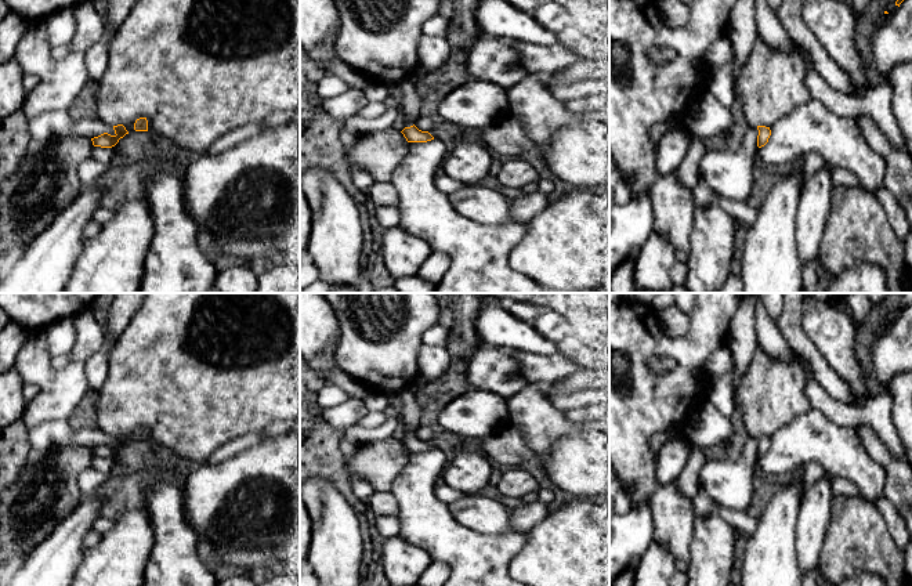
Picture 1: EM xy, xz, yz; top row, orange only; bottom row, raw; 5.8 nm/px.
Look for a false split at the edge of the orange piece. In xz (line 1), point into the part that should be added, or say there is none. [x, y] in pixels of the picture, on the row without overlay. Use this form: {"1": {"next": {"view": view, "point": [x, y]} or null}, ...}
{"1": {"next": null}}

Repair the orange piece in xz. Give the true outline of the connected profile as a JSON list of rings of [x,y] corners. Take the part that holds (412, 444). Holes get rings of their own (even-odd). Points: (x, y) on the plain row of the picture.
[[[415,434],[405,437],[401,442],[408,452],[427,452],[434,449],[434,446],[428,441],[421,441]]]

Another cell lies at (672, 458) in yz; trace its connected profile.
[[[684,435],[670,440],[662,446],[656,462],[659,484],[669,484],[680,475],[695,445]]]

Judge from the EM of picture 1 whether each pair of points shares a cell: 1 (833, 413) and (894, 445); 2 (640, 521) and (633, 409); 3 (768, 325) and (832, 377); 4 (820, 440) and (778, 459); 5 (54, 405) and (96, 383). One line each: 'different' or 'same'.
1: same
2: different
3: different
4: same
5: different

